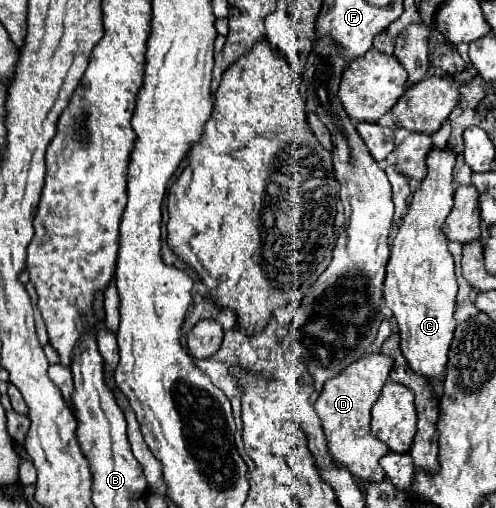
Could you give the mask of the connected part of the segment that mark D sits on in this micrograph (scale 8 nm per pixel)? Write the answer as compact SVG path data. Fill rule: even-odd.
M368 353L360 361L348 365L342 373L326 381L322 395L314 403L314 411L322 421L326 447L334 465L348 469L352 477L356 477L354 479L356 483L384 479L378 459L388 453L388 447L370 433L370 409L378 399L378 393L384 387L390 369L392 369L390 357L382 353Z

